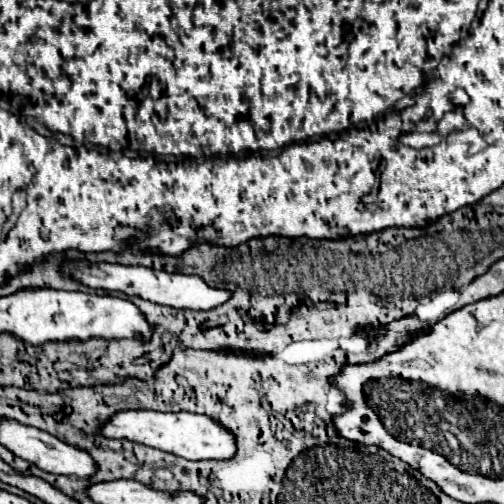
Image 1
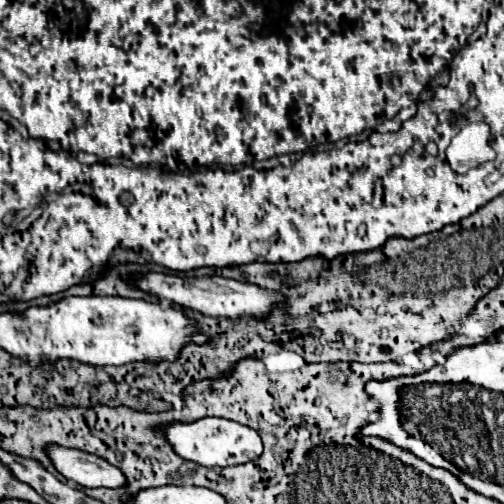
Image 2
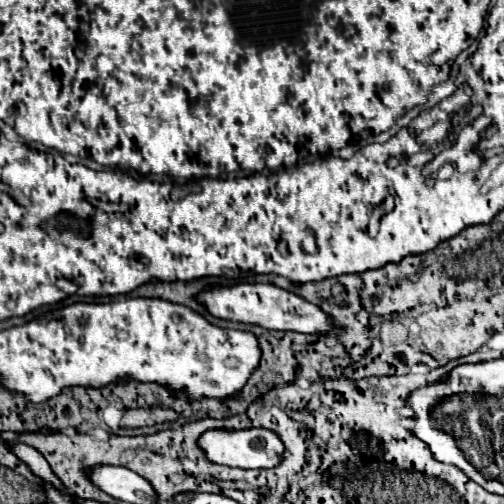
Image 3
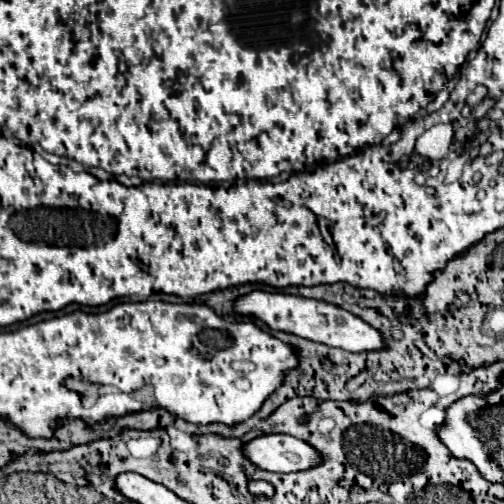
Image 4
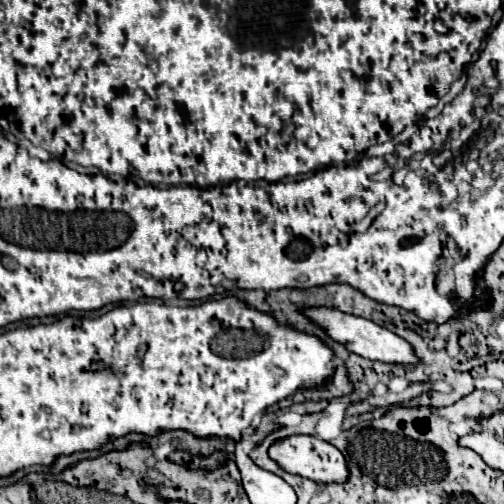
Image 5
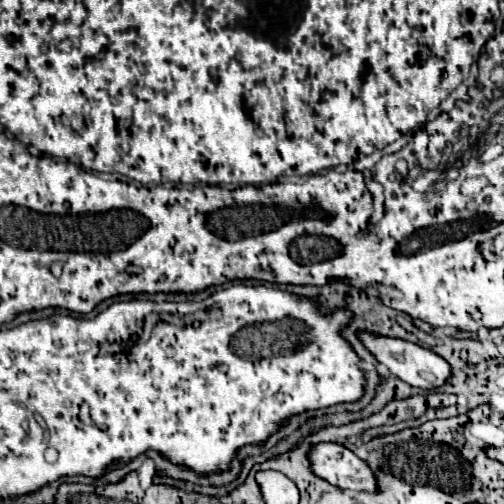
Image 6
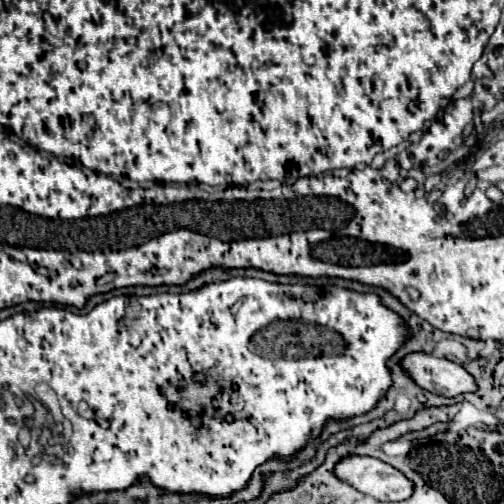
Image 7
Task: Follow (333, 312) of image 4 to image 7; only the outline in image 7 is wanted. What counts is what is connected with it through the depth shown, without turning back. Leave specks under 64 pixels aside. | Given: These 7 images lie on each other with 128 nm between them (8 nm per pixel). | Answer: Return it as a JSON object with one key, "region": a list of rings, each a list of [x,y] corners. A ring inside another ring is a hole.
{"region":[[[414,352],[402,360],[402,368],[420,388],[432,394],[454,398],[478,390],[474,376],[466,372],[460,364],[446,358]]]}

